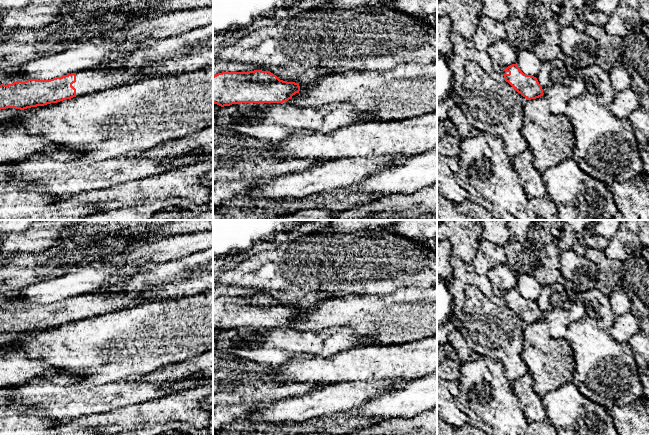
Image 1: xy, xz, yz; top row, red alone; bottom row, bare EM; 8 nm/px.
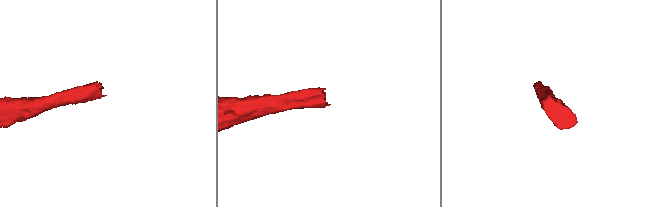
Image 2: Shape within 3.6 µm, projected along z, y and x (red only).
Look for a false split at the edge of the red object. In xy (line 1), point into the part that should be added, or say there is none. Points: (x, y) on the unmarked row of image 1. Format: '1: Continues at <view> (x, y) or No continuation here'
1: Continues at xy (88, 305)

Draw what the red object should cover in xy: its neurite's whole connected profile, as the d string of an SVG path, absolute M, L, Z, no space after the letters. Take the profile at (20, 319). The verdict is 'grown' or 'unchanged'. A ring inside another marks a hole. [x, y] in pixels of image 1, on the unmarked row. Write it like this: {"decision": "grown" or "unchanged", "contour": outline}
{"decision": "grown", "contour": "M125 291L110 293L86 293L50 304L28 303L0 309L0 334L57 327L73 321L129 308L143 302L141 295L133 296Z"}

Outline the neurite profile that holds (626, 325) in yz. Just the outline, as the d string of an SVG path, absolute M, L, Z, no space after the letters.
M631 312L615 316L614 323L608 331L618 343L626 343L633 335L641 331L640 321Z

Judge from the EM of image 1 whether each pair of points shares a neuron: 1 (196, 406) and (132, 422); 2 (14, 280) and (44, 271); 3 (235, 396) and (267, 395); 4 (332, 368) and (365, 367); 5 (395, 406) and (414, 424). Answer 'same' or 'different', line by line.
1: same
2: same
3: same
4: same
5: different

